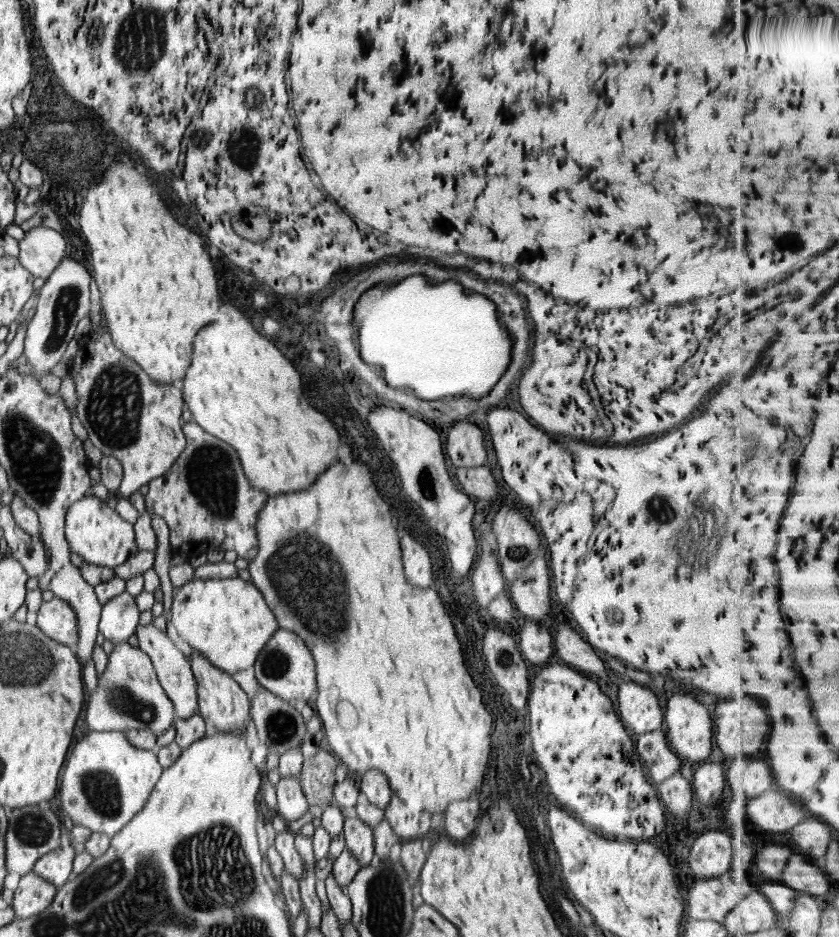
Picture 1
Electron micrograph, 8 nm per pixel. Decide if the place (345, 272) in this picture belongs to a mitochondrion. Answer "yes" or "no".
no

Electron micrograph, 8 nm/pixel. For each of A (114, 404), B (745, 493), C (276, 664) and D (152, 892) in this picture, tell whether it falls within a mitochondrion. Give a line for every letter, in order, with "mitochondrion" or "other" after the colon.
A: mitochondrion
B: other
C: mitochondrion
D: mitochondrion

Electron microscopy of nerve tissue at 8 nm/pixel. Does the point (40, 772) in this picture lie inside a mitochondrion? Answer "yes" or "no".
no

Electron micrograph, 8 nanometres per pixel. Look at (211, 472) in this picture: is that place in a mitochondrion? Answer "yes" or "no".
yes

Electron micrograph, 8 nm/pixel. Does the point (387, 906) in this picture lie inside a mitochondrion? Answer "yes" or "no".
yes

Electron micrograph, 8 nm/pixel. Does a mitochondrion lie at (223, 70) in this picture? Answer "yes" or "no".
no

